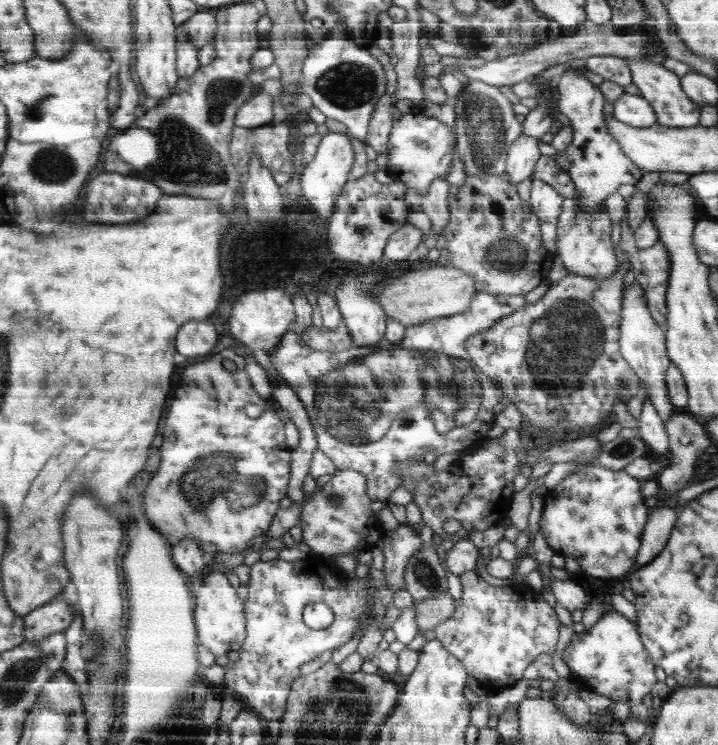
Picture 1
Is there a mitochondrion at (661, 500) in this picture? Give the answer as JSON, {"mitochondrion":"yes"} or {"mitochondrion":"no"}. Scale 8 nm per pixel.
{"mitochondrion":"no"}

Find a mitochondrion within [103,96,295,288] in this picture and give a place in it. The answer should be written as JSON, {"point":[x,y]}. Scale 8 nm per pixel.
{"point":[186,158]}

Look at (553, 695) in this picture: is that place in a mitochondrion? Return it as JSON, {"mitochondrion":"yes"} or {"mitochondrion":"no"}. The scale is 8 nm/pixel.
{"mitochondrion":"no"}

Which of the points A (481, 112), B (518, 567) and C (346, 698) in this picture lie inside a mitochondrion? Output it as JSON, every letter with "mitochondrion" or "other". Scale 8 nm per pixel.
{"A":"mitochondrion","B":"other","C":"mitochondrion"}

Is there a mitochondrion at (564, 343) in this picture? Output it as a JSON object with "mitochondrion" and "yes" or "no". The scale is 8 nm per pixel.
{"mitochondrion":"yes"}

